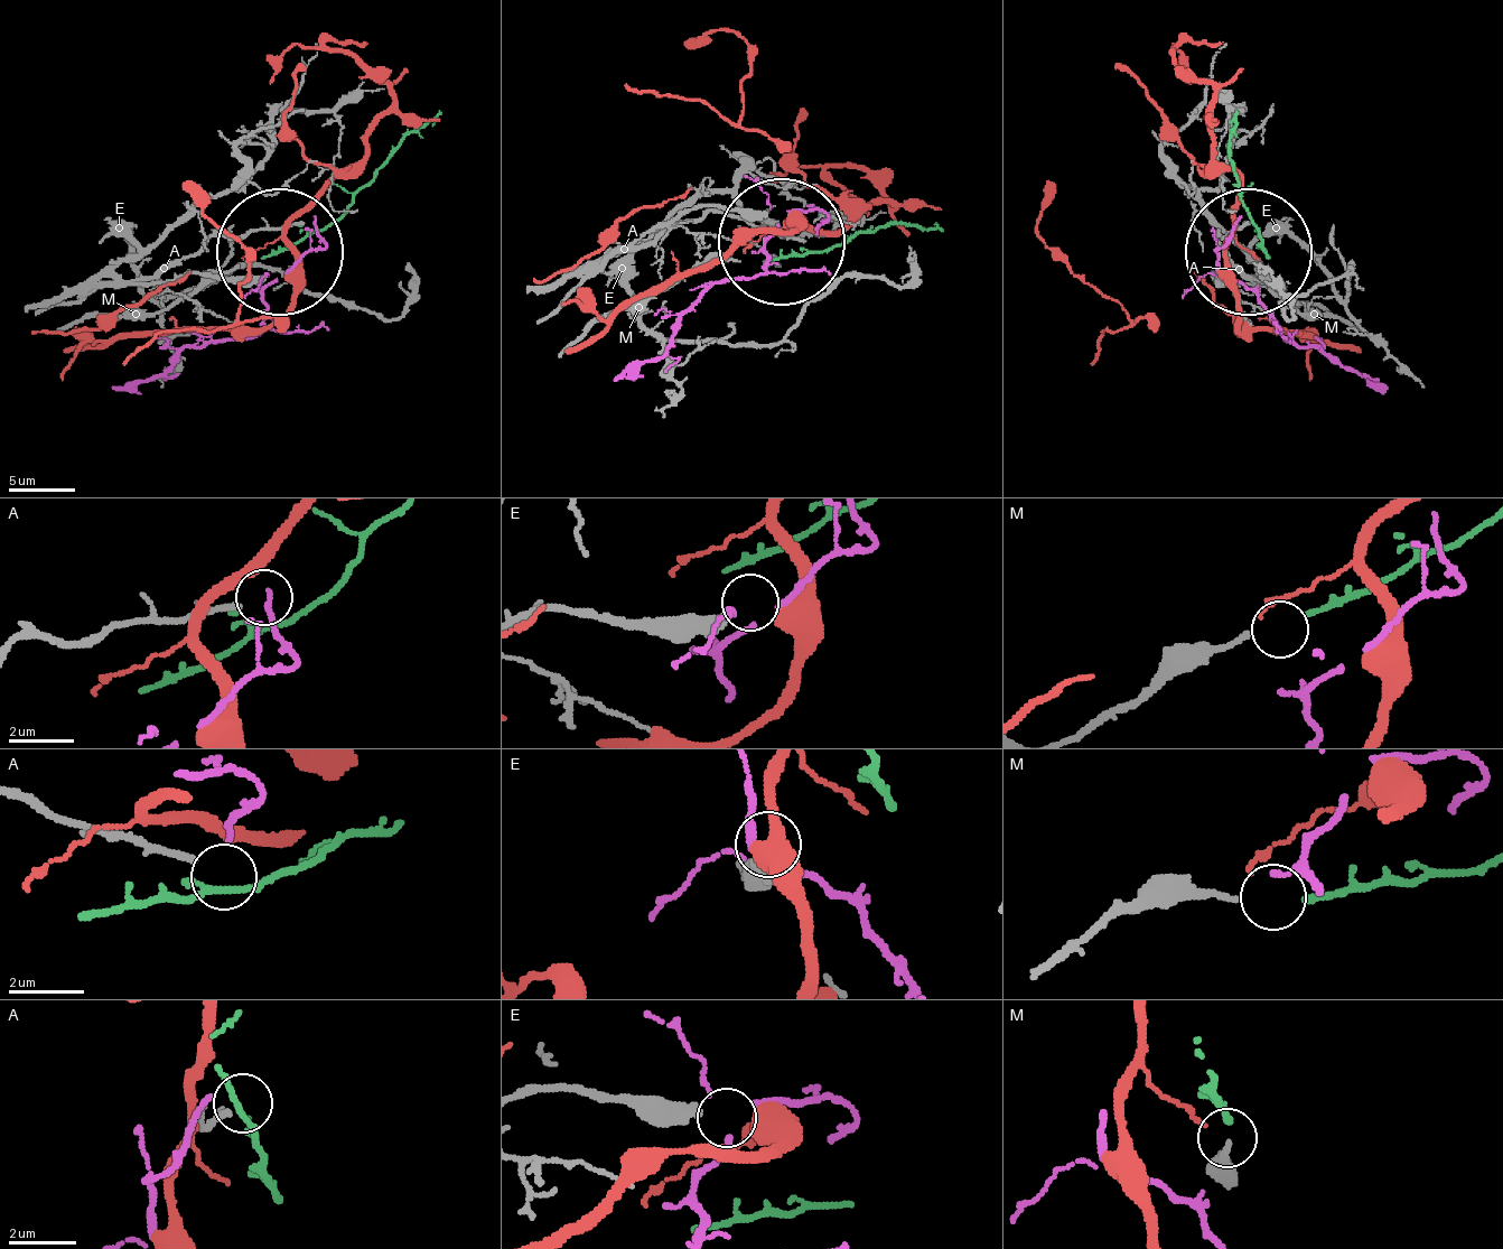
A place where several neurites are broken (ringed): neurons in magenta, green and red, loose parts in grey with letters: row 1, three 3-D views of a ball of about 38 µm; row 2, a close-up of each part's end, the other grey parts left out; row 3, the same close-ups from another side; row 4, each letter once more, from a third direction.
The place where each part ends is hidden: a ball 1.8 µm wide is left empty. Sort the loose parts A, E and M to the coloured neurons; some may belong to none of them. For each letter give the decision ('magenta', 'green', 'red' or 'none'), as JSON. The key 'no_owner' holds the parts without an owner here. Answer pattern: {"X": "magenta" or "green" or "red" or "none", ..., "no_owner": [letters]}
{"A": "none", "E": "none", "M": "green", "no_owner": ["A", "E"]}

